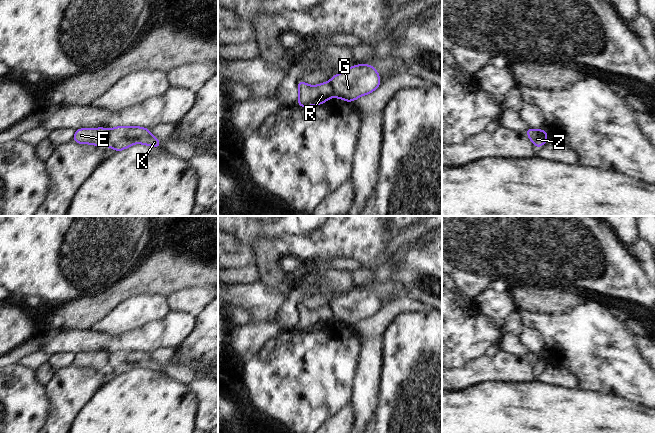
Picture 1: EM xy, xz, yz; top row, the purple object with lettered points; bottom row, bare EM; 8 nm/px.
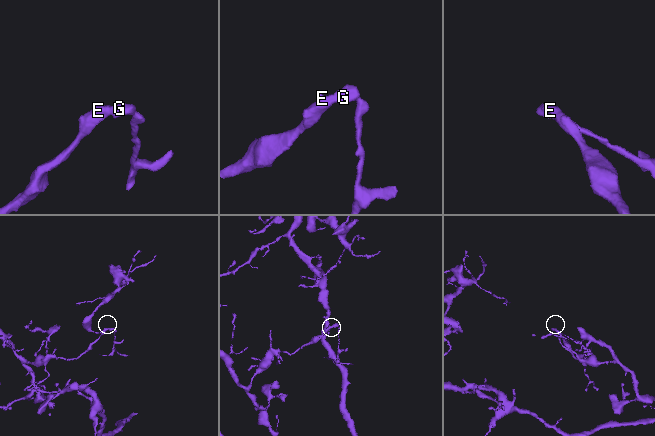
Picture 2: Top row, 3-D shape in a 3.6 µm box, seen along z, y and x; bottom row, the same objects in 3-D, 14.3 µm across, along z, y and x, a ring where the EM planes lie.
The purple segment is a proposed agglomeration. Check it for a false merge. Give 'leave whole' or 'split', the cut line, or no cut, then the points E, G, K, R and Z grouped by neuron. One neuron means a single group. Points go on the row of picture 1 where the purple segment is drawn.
split; cut xy (109, 130), (106, 145); groups E R / G K Z

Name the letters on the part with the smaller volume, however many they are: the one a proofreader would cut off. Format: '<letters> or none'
G, K, Z

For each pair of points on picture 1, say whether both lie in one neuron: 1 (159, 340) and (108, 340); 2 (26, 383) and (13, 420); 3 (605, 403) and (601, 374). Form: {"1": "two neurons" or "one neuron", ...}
{"1": "one neuron", "2": "one neuron", "3": "two neurons"}

